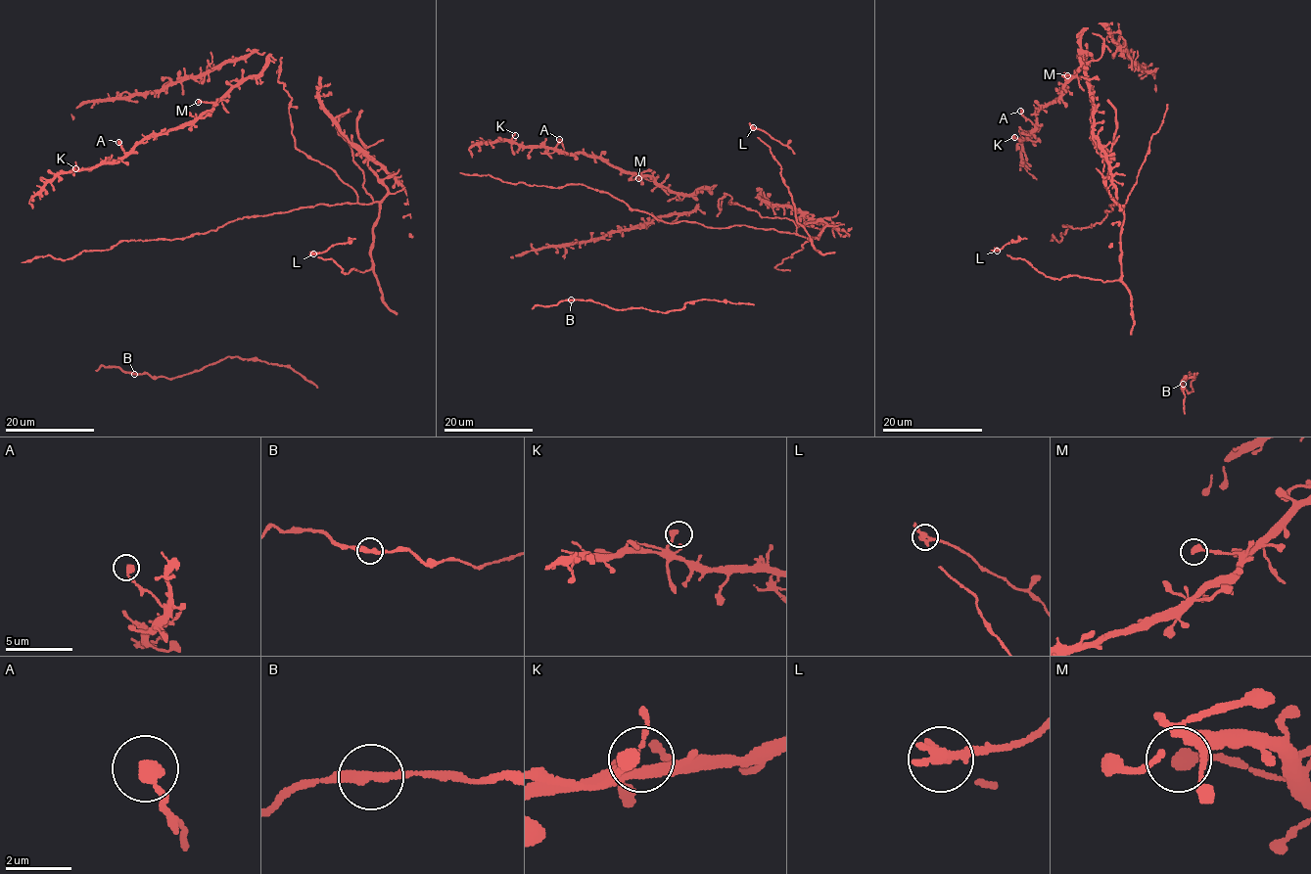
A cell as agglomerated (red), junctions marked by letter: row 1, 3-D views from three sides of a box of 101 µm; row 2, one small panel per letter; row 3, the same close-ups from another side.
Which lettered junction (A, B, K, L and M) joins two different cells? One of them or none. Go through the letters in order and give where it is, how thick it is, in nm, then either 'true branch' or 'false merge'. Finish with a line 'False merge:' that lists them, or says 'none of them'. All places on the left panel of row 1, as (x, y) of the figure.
A: (118, 142) | 440 nm | true branch
B: (134, 374) | 320 nm | true branch
K: (75, 168) | 400 nm | true branch
L: (313, 253) | 440 nm | false merge
M: (198, 102) | 460 nm | true branch
False merge: L

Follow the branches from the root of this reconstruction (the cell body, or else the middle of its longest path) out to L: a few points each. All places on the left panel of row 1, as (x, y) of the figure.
L: (349, 186), (359, 204), (379, 203), (372, 267), (347, 274), (330, 258), (313, 254)

